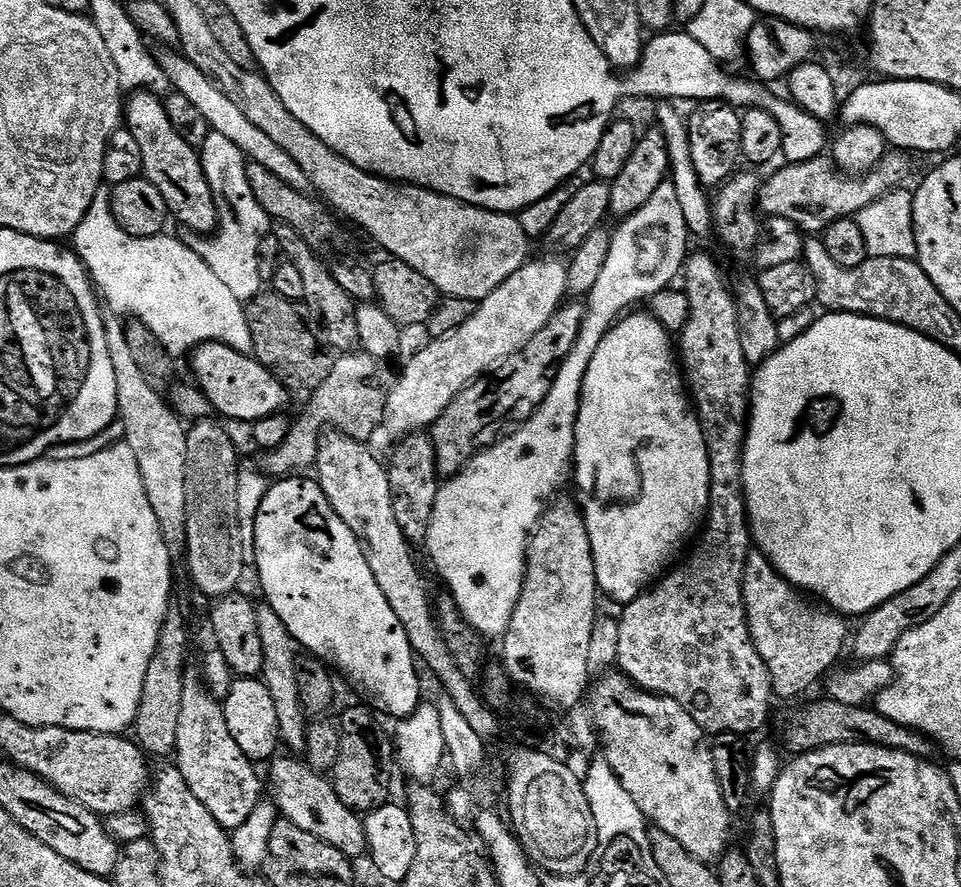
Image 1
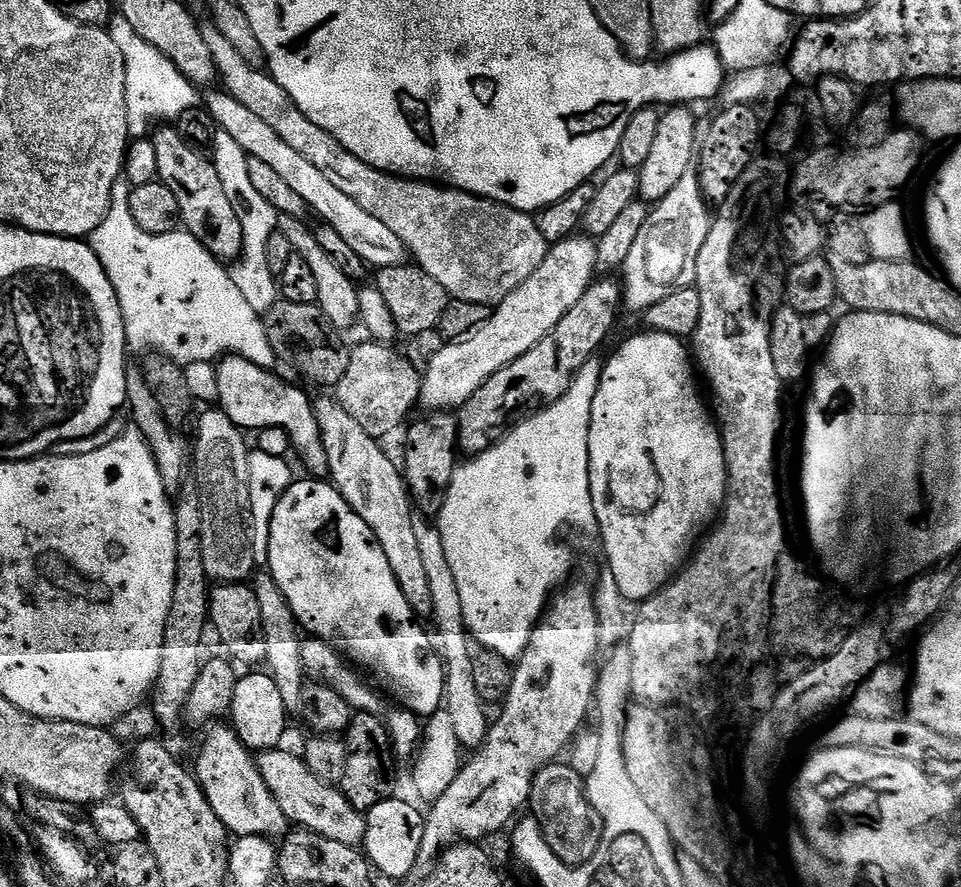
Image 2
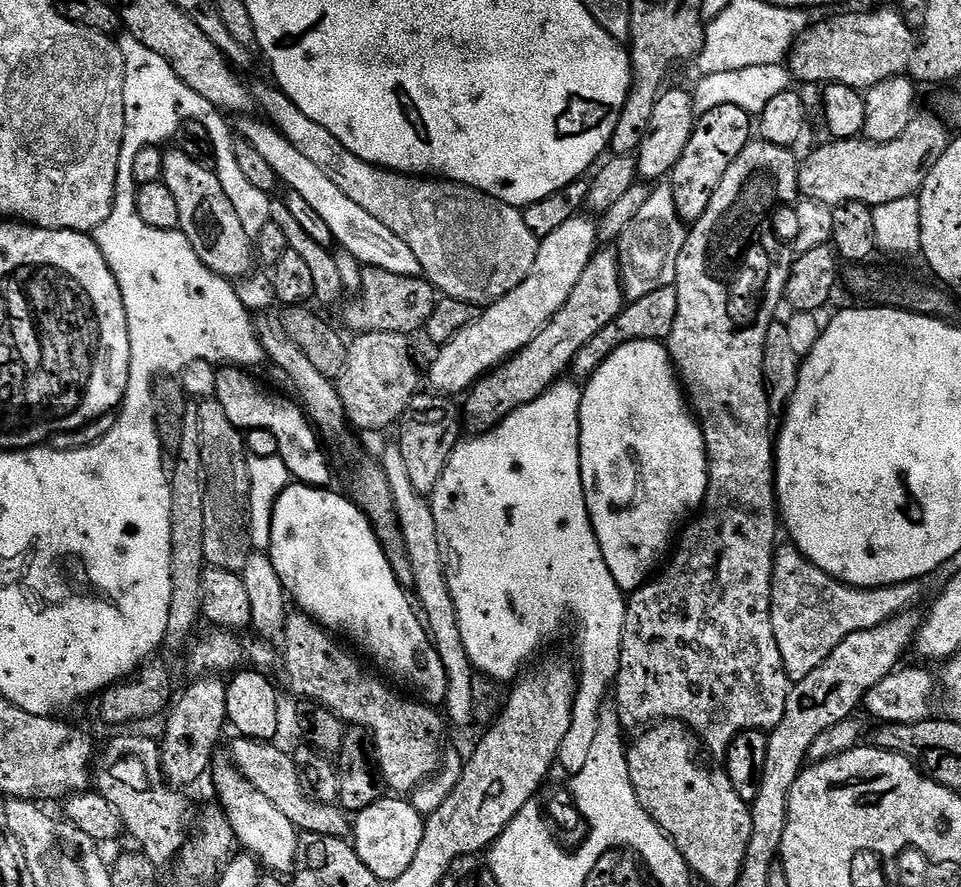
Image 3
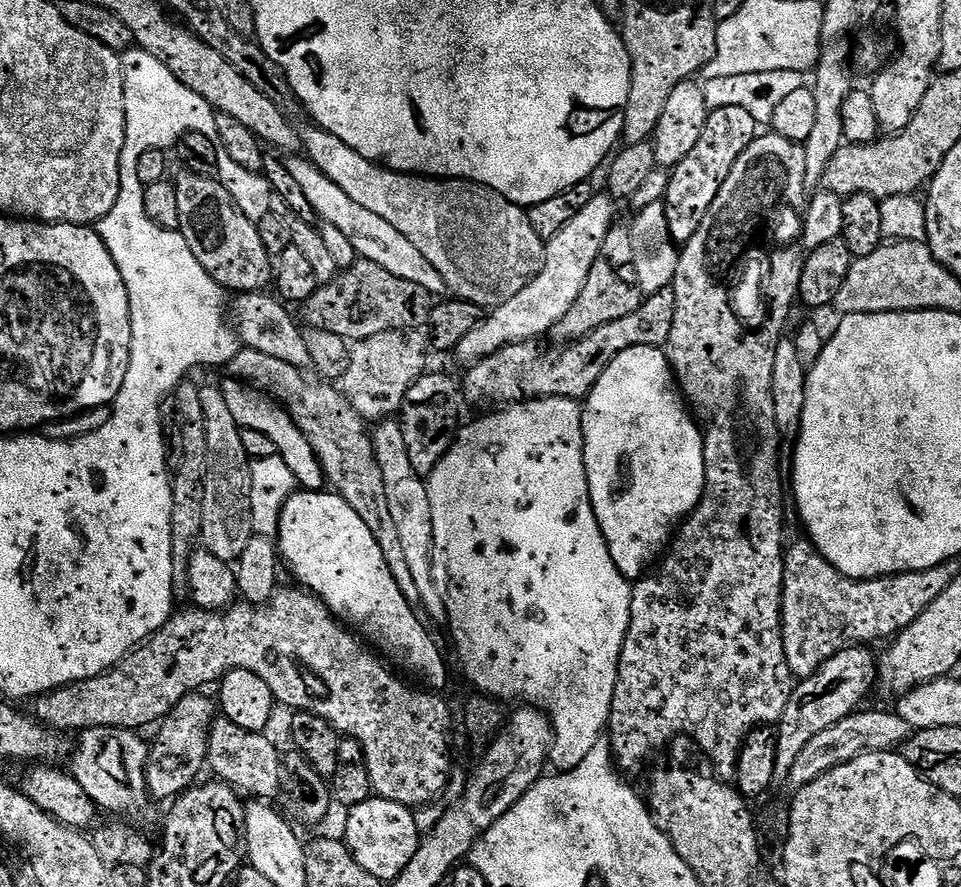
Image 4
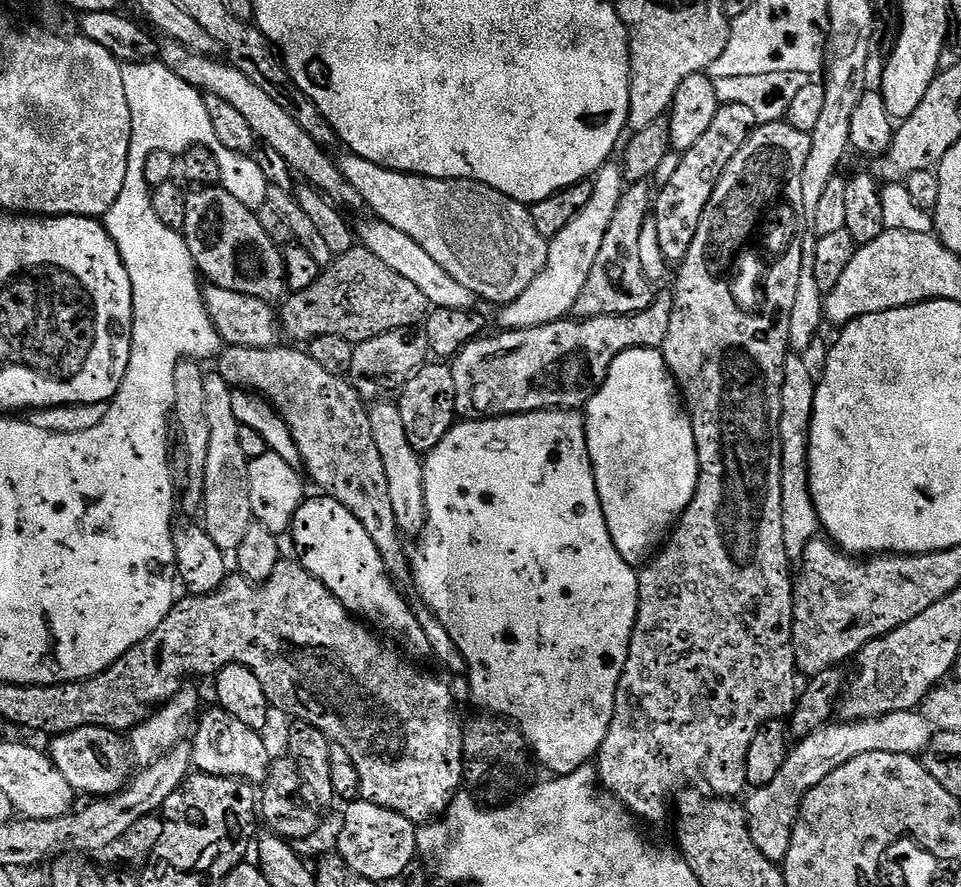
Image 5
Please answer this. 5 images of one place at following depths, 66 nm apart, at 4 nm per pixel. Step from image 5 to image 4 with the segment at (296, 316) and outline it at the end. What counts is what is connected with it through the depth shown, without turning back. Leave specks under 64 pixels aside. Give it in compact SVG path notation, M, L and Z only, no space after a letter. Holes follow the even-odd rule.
M357 258L337 275L332 284L320 284L311 298L302 304L303 323L308 328L333 330L351 337L352 324L361 337L373 336L390 330L420 330L425 327L434 307L434 296L425 286L398 278L377 263ZM336 288L336 324L332 322L332 290Z

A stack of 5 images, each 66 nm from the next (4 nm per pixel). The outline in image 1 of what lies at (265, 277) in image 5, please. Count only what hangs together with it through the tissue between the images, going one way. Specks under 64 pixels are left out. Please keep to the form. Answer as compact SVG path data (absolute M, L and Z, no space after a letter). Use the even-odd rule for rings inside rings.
M136 90L126 100L126 128L142 146L143 175L166 198L169 213L174 214L196 234L212 234L218 228L218 201L204 173L200 152L186 142L186 138L170 120L165 101L151 90Z

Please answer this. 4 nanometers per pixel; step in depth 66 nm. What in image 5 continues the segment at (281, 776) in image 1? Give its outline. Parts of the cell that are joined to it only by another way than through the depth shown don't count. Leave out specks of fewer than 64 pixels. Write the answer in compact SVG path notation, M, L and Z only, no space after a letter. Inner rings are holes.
M212 706L206 712L199 717L194 728L196 738L193 737L190 742L195 771L205 776L235 776L237 780L249 782L267 780L273 758L266 752L259 731L246 726L246 722L238 722L238 718L234 718L234 714L230 714L225 708Z

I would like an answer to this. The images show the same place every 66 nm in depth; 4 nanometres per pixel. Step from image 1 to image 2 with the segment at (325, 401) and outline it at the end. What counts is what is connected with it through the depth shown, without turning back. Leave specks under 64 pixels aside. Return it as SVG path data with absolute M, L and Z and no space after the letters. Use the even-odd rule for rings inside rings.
M367 343L348 352L346 372L342 374L340 383L335 385L334 396L355 420L364 425L371 436L381 438L409 419L408 411L420 397L422 372L398 349L392 348L396 346L391 343Z

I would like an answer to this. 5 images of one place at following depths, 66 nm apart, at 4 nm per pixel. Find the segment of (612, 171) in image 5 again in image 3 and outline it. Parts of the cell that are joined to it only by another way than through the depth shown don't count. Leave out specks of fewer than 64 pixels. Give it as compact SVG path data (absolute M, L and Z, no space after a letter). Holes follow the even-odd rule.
M580 214L566 222L566 226L558 226L554 234L543 237L534 271L510 294L487 305L470 326L437 351L440 353L432 369L426 372L427 383L429 380L440 394L467 393L477 380L522 351L552 321L554 314L566 306L570 294L574 294L574 286L582 278L582 270L586 270L596 251L597 221L583 220Z

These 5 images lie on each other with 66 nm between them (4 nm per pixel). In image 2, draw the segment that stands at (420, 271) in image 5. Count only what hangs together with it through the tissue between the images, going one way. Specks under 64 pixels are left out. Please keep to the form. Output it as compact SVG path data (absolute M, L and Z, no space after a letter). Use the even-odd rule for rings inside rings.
M210 90L206 96L205 111L209 119L224 133L230 135L234 142L241 146L246 155L258 158L266 166L272 167L277 172L278 178L290 187L298 197L302 198L304 204L312 209L323 219L327 227L332 227L335 233L342 238L346 246L358 254L364 262L371 267L392 267L407 261L408 255L404 243L396 234L391 233L382 222L378 221L372 214L367 214L352 198L346 196L333 186L320 170L313 165L302 154L297 154L270 126L263 122L262 118L251 113L242 102L238 102L232 95L223 90Z

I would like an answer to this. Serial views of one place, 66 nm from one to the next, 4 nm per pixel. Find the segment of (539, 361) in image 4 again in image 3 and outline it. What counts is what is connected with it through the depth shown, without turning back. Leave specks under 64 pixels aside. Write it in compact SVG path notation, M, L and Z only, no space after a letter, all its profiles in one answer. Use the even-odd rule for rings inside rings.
M659 286L652 293L625 303L618 318L614 318L614 322L602 326L602 330L598 330L598 334L594 334L594 338L590 338L590 342L586 342L586 346L580 348L580 353L576 355L574 361L574 372L576 370L581 378L593 376L602 366L602 362L606 362L608 355L614 350L618 350L618 346L635 340L667 342L674 330L674 318L678 318L678 294L675 287L672 286Z

